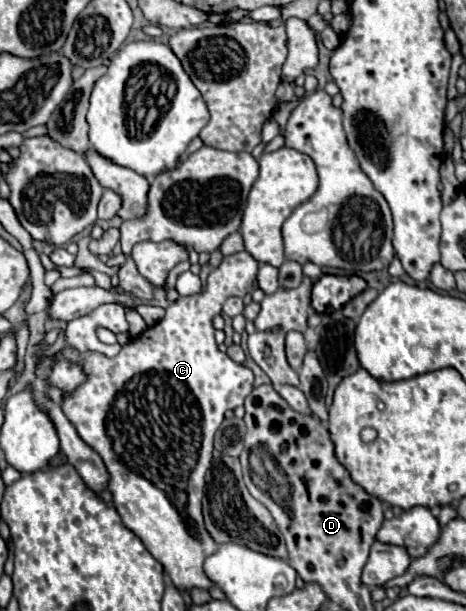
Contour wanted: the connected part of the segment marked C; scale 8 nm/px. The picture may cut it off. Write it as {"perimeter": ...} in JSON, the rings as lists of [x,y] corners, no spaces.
{"perimeter":[[[248,252],[224,256],[222,264],[210,274],[204,294],[180,298],[178,302],[170,304],[160,322],[122,344],[114,358],[98,352],[78,352],[64,346],[56,356],[42,356],[36,362],[36,376],[44,382],[58,360],[70,360],[84,370],[86,382],[76,386],[72,392],[62,392],[60,406],[76,428],[78,436],[104,460],[110,474],[108,490],[112,492],[112,502],[122,522],[164,566],[170,582],[178,590],[190,590],[194,586],[206,590],[214,586],[202,570],[206,556],[210,556],[218,546],[206,532],[202,520],[204,476],[212,464],[214,434],[222,424],[226,410],[234,410],[236,406],[244,404],[244,398],[254,388],[254,374],[218,350],[212,332],[212,318],[222,312],[222,304],[228,296],[244,298],[248,292],[252,292],[256,270],[258,262]]]}

